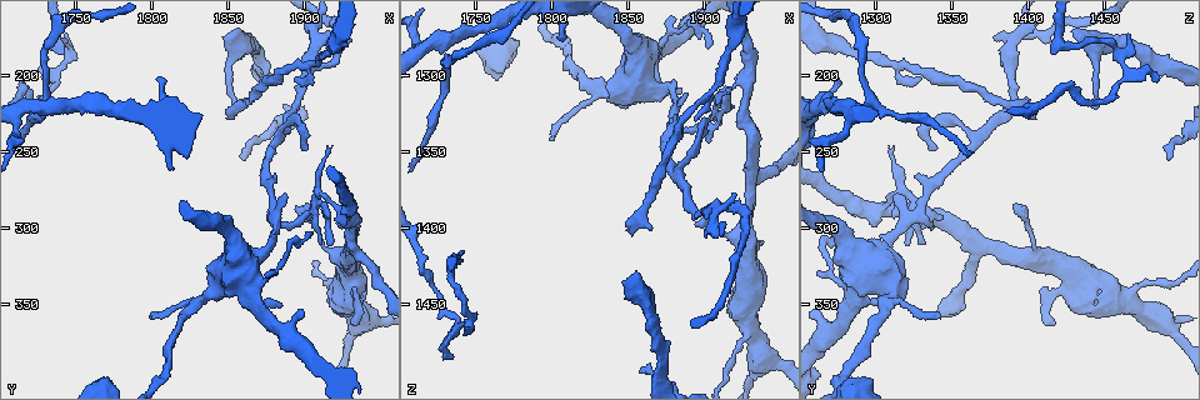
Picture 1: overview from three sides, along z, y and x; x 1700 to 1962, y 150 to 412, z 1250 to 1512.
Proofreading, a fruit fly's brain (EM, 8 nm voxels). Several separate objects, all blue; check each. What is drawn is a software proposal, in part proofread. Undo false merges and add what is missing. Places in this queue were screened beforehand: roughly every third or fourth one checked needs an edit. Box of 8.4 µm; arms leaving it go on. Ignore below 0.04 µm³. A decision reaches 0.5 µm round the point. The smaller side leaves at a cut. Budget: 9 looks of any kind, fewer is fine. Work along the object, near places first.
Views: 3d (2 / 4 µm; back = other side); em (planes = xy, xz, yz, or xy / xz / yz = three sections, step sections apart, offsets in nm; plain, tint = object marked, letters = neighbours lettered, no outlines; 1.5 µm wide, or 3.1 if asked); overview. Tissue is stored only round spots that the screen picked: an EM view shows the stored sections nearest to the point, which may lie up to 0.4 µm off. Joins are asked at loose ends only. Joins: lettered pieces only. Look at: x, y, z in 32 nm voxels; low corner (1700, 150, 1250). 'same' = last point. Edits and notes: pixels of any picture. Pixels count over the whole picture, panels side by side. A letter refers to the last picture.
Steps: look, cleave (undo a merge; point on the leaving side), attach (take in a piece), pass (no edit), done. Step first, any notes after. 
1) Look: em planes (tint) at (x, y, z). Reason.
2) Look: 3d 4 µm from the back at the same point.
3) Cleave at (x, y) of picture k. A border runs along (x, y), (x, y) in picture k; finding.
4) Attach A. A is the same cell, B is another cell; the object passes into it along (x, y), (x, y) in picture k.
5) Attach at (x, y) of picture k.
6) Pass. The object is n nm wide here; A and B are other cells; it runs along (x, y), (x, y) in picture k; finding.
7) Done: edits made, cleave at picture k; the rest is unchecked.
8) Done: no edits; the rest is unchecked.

Look: 3d 4 µm at (1904, 194, 1388). Sharp bend.

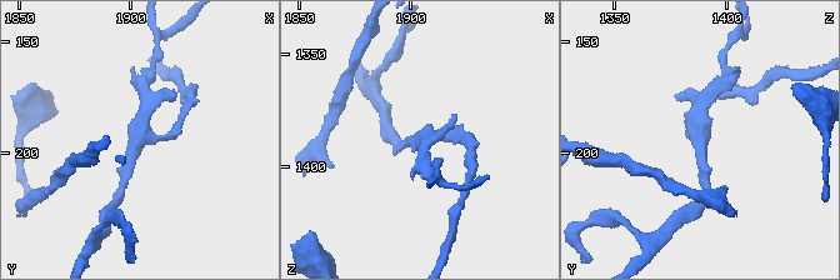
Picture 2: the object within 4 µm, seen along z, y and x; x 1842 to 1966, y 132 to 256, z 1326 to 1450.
Look: em planes (tint) at (1904, 195, 1387).

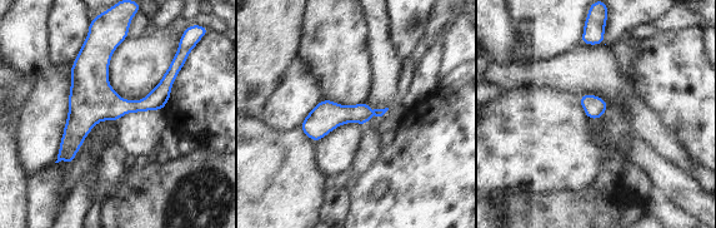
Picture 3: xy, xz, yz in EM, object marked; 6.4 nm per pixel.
Look: em planes (letters) at the same point.

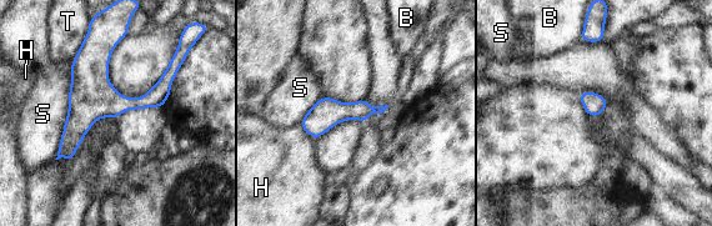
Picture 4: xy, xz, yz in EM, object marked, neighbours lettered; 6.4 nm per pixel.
Pass. The object is 200 nm wide here; B, H, S and T are other cells; continuous, no second neuron.

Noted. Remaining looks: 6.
Look: 3d 4 µm at (1854, 228, 1404).

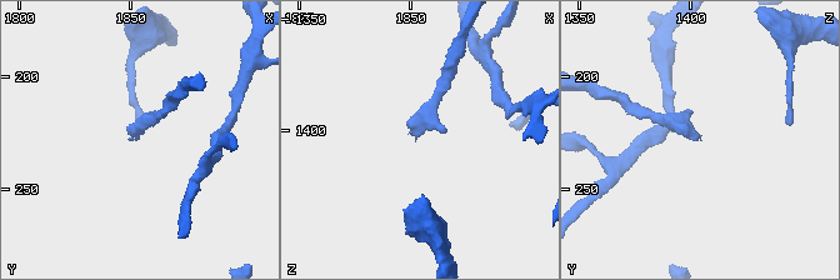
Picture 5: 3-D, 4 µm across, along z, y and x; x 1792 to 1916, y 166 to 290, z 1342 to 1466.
Look: em yz step 4 (letters) at (1853, 227, 1403). Need the tissue.

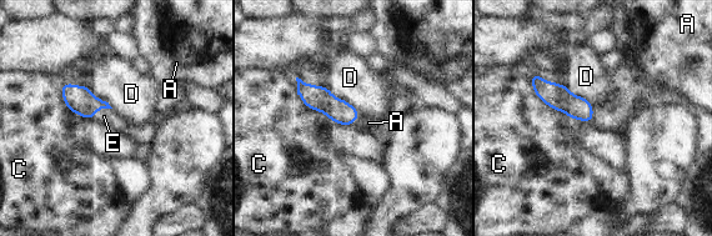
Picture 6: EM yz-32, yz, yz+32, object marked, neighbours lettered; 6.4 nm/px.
Attach E. E is the same cell, A, C and D are other cells; the object passes into it along (78, 99), (100, 109), (108, 116) in picture 6; it goes on there.

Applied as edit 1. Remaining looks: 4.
Look: em planes (plain) at (1928, 306, 1362). Side arm on a straight run.

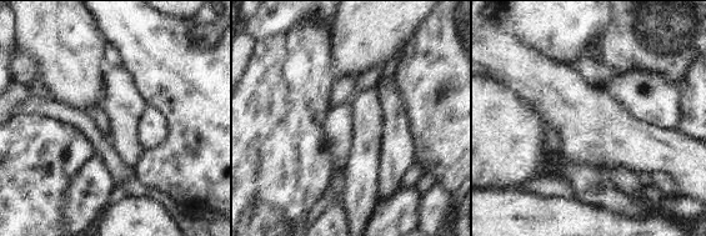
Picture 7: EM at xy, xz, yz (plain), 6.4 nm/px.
Look: em planes (letters) at the same point. What lies round it.

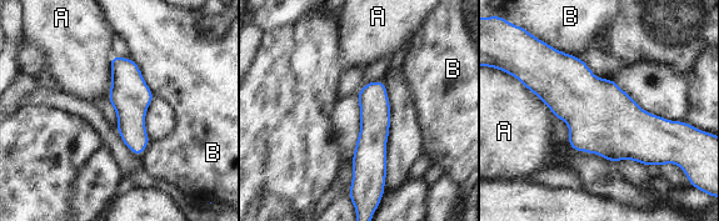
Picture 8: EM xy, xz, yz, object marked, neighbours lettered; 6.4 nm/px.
Pass. A and B are other cells; it runs along (379, 84), (374, 93), (369, 182) in picture 8; one neuron here.

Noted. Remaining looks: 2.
Look: 3d 4 µm at (1746, 184, 1458). Sharp bend.

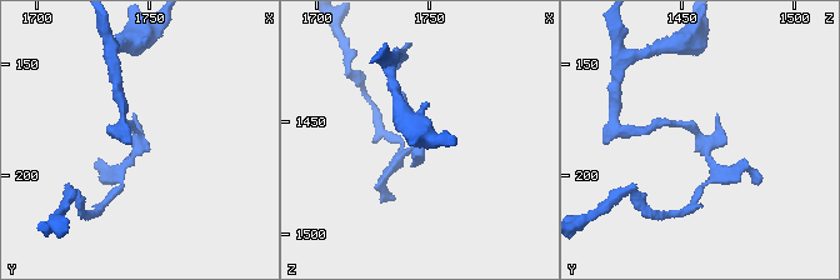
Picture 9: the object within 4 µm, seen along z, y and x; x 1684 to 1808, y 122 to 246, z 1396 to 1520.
Look: em planes (letters) at (1747, 183, 1457). Now the EM.

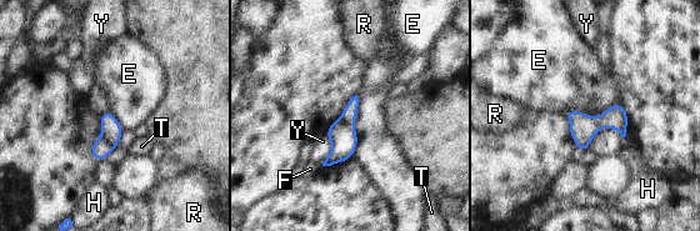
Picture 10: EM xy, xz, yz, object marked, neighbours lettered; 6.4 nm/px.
Cleave at (349, 116) of picture 10. The object is 130 nm wide here; the longest contact is with E, 400 nm; E, F, H, R, T and Y are other cells; a second neuron is stuck on.

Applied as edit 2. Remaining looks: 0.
Done: edits made, attach at picture 6, cleave at picture 10; the rest is unchecked.

